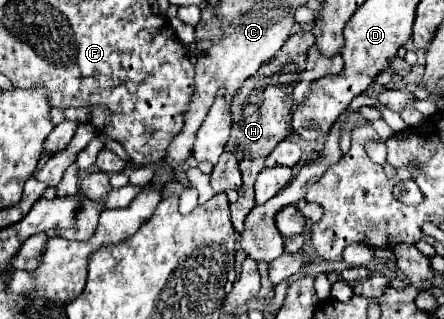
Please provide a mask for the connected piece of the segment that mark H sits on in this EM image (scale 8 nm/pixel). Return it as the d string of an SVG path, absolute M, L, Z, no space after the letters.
M299 31L291 35L285 45L277 51L277 57L271 57L261 69L249 77L241 85L241 89L233 95L231 101L231 113L233 113L233 129L229 135L229 141L225 147L231 147L233 153L239 159L239 169L243 173L243 187L239 189L239 199L231 205L231 223L237 233L243 231L245 215L255 207L255 177L265 167L265 157L273 151L273 147L289 135L289 123L287 123L287 111L289 111L289 97L293 87L299 81L299 73L305 69L305 59L309 47L315 43L313 33Z

